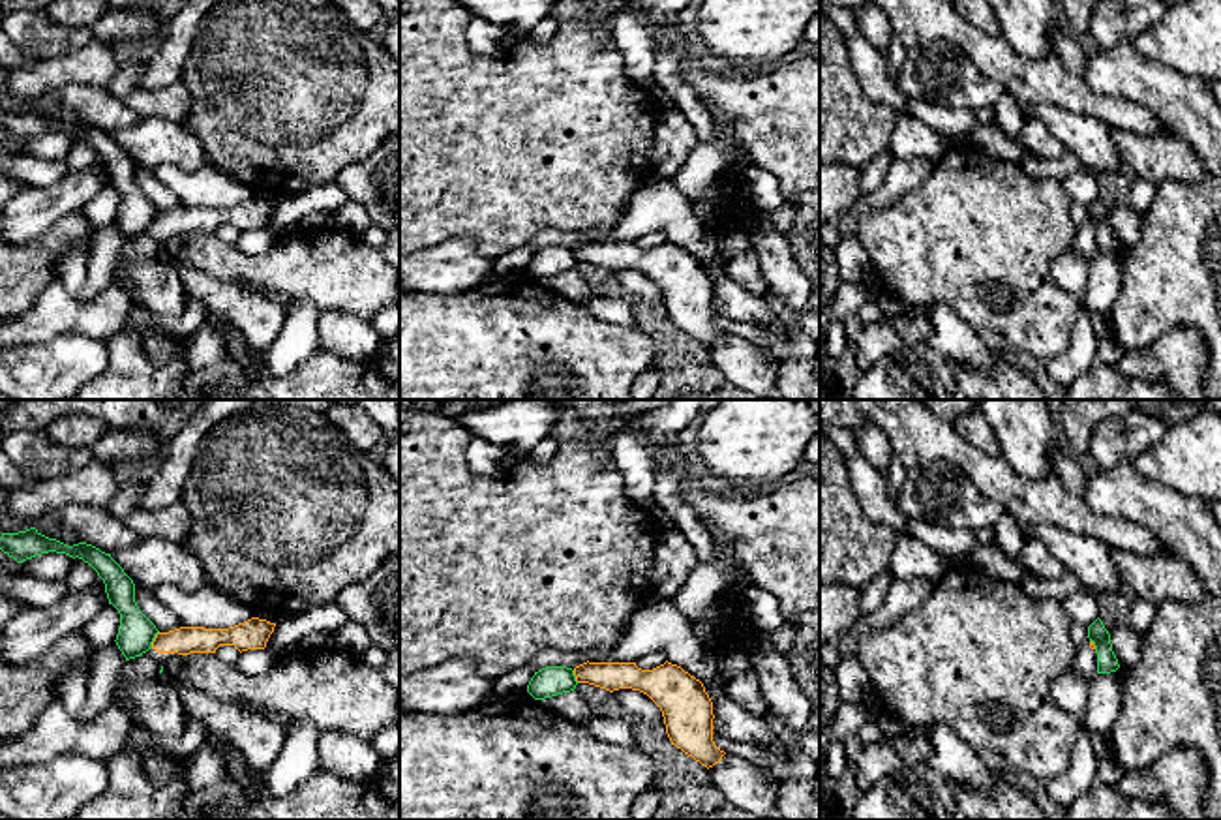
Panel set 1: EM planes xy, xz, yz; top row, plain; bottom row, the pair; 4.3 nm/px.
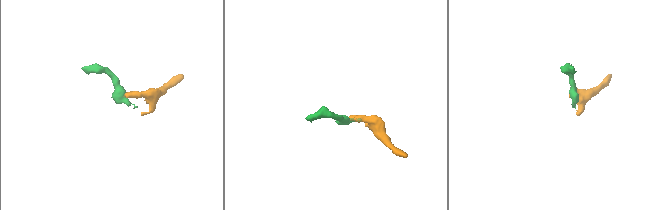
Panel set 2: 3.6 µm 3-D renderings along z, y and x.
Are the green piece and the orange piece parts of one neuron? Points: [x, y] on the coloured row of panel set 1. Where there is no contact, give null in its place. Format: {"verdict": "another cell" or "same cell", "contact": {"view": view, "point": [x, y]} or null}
{"verdict": "another cell", "contact": {"view": "xy", "point": [154, 637]}}

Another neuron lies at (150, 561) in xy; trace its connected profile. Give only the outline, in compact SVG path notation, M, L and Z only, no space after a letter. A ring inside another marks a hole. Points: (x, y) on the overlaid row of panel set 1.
M139 539L133 546L113 552L111 557L137 587L148 591L163 584L195 591L208 584L201 561L184 544L171 540Z

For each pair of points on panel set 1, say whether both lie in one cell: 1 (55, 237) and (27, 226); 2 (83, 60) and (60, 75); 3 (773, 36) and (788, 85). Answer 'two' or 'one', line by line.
1: two
2: one
3: two

